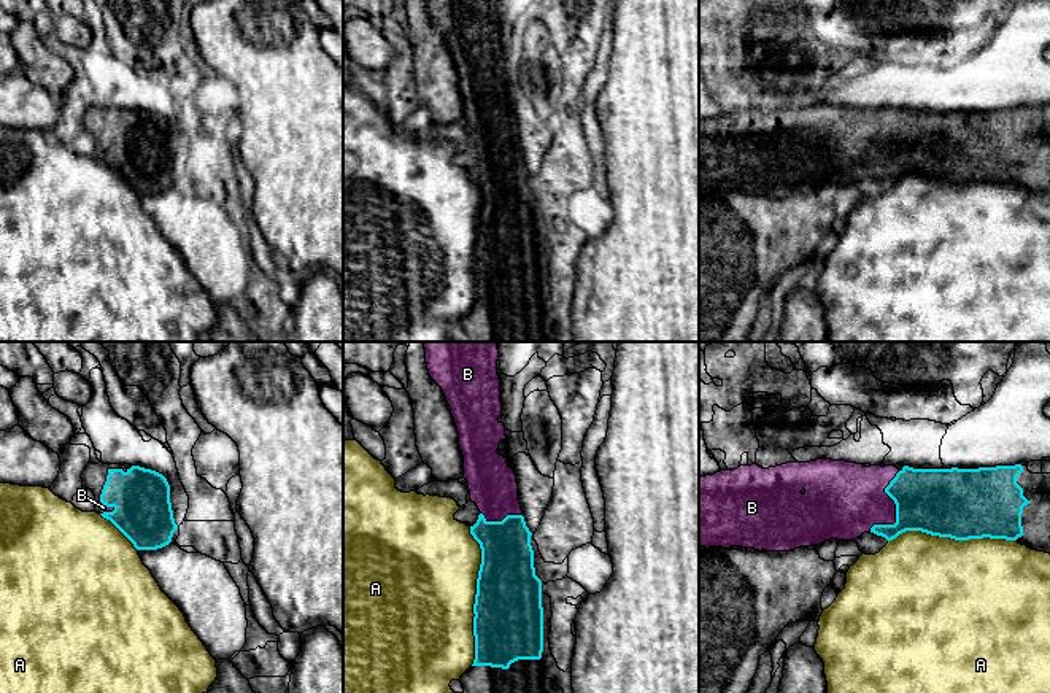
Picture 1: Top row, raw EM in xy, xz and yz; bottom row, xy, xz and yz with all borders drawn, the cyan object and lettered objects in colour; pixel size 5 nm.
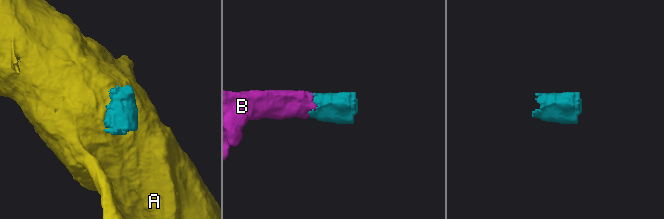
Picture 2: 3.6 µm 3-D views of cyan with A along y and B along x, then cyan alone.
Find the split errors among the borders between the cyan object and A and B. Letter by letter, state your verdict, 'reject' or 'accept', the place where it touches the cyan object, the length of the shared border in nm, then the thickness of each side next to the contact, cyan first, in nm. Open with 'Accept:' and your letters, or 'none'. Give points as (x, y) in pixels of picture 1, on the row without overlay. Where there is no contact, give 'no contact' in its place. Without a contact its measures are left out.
Accept: B
A: reject; meets cyan in xz at (475, 240); contact 700 nm long; 360 nm thick on the cyan side, 500 nm on the other
B: accept; meets cyan in yz at (896, 154); contact 340 nm long; 340 nm thick on the cyan side, 360 nm on the other

